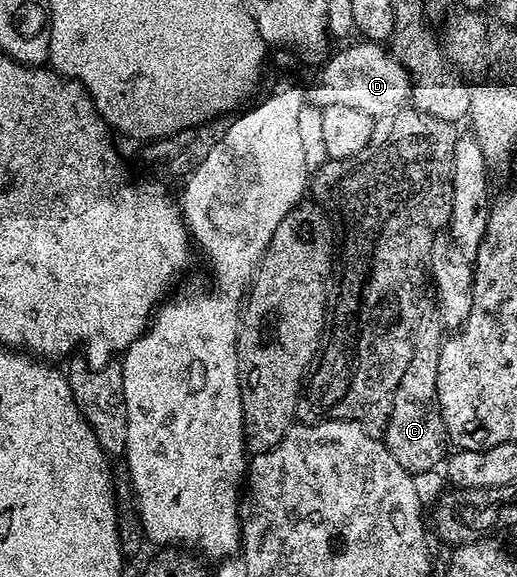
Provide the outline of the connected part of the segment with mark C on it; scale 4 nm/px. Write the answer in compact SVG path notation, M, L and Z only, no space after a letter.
M428 325L421 330L416 340L414 357L410 357L410 365L406 365L406 373L402 373L398 389L394 389L392 416L382 431L384 444L390 453L394 453L394 461L398 461L402 469L413 473L432 471L439 463L441 466L450 447L448 430L444 427L438 401L438 357L442 334L441 328L436 327Z

